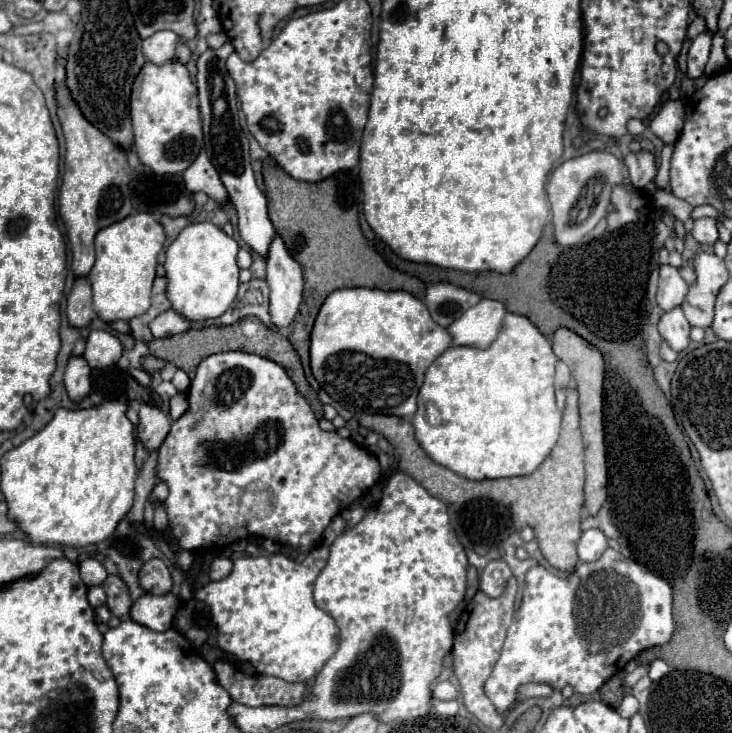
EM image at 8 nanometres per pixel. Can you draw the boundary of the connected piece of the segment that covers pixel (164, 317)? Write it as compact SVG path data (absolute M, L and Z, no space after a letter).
M172 309L158 315L156 319L150 321L150 331L154 335L154 339L162 339L162 337L170 337L170 335L178 335L184 333L192 327L190 321L184 321L184 317L180 317L178 313L174 313Z

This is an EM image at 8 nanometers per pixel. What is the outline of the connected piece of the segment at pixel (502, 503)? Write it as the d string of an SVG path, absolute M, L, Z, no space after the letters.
M557 356L556 365L554 365L554 397L556 397L556 407L562 413L558 441L552 447L552 453L540 465L540 469L536 469L528 477L510 477L510 479L496 479L496 481L468 481L466 477L460 477L454 471L446 471L442 465L434 463L424 453L424 449L414 439L414 427L408 419L364 413L360 417L360 425L364 425L366 429L370 429L374 433L380 433L382 437L386 437L390 441L390 445L400 453L400 471L410 475L412 479L416 479L420 485L424 485L424 489L428 489L428 493L432 493L434 497L438 497L440 501L444 501L448 505L452 527L458 533L458 539L464 547L474 549L478 555L486 555L492 547L496 547L504 539L508 539L510 533L520 531L522 527L532 527L534 533L536 533L540 551L546 557L546 561L554 569L572 571L578 563L576 543L582 535L582 529L580 529L582 515L580 513L582 513L582 507L584 507L584 445L582 445L580 423L578 423L578 383L572 377L570 365L561 360L557 363Z

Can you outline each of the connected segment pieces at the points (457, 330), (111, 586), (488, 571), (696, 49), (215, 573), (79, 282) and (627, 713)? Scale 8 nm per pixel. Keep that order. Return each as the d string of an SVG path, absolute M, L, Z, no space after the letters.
M482 299L478 305L468 309L448 327L452 345L486 349L496 339L504 315L506 315L504 303Z
M110 575L104 583L102 583L104 591L106 591L106 607L110 609L112 615L124 619L128 617L130 613L130 607L132 607L132 599L130 599L130 593L128 593L128 587L126 583L118 577L118 575Z
M496 559L496 561L488 563L486 569L482 571L482 575L480 575L480 591L484 591L490 597L500 597L504 593L506 583L508 583L510 577L512 577L510 567L502 559Z
M700 33L690 49L688 49L688 77L690 79L698 79L704 73L704 65L708 61L708 53L710 53L710 41L712 35L710 33Z
M214 559L214 561L212 561L210 573L212 573L212 579L214 579L214 581L224 579L230 571L232 571L232 561L230 561L230 559Z
M84 277L76 279L74 289L68 297L66 317L68 317L68 323L76 329L82 329L82 327L90 325L90 321L94 317L94 311L92 311L92 289L90 289L88 279L84 279Z
M626 695L626 697L622 699L620 707L618 707L618 713L620 713L622 717L632 717L634 713L638 713L638 701L636 701L636 697Z

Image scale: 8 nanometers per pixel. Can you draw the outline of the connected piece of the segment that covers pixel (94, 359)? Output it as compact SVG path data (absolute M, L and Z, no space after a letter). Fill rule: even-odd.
M92 331L86 341L84 359L90 369L106 369L114 365L122 355L122 345L106 331Z

